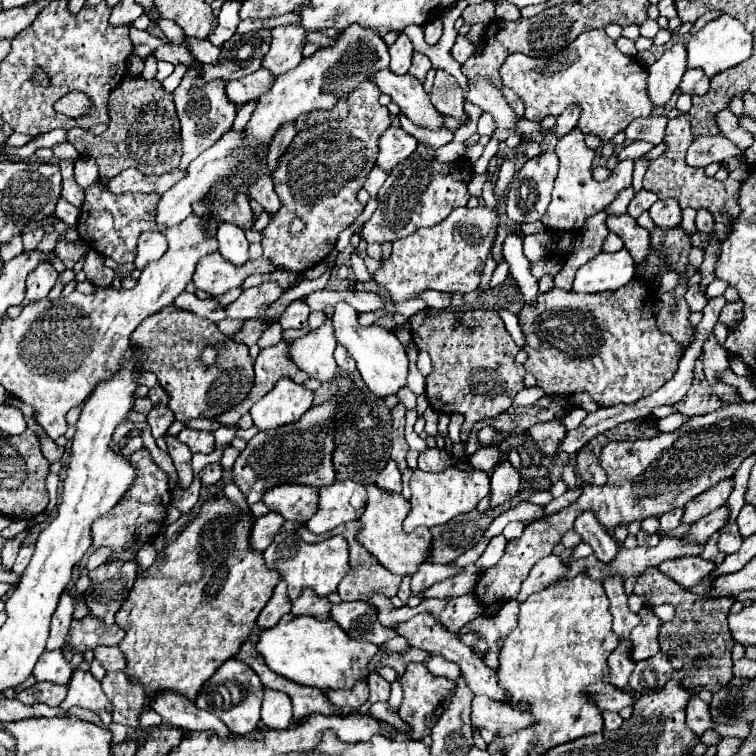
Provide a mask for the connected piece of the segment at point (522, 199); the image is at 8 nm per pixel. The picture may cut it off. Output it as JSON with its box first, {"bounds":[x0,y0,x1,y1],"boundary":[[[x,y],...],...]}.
{"bounds":[507,150,559,224],"boundary":[[[547,150],[525,162],[509,184],[507,216],[513,224],[541,220],[551,202],[557,170],[559,158],[553,150]]]}

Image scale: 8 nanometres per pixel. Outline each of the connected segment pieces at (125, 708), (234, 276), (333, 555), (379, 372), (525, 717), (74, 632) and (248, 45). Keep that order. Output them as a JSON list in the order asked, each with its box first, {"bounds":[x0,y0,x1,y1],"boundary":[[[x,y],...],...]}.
[{"bounds":[101,672,147,730],"boundary":[[[107,672],[101,684],[103,692],[107,692],[107,698],[115,706],[113,720],[119,724],[127,724],[135,730],[141,728],[139,714],[145,710],[147,704],[143,688],[139,688],[139,684],[131,684],[125,672]]]},{"bounds":[193,252,275,296],"boundary":[[[213,252],[199,260],[193,274],[193,282],[199,290],[207,292],[209,296],[219,296],[231,288],[241,286],[241,282],[251,274],[269,274],[275,270],[275,264],[263,260],[263,256],[247,262],[245,266],[233,266],[219,252]]]},{"bounds":[263,530,349,598],"boundary":[[[283,530],[275,536],[273,544],[263,552],[265,564],[281,574],[281,578],[289,584],[289,598],[299,598],[303,588],[313,588],[317,596],[329,596],[337,592],[337,584],[349,572],[349,552],[347,540],[343,536],[327,538],[319,544],[307,544],[295,530]]]},{"bounds":[333,302,409,396],"boundary":[[[339,302],[335,306],[335,316],[333,316],[333,328],[335,328],[335,336],[337,342],[343,344],[347,348],[347,352],[355,358],[357,362],[357,370],[361,372],[367,388],[379,396],[391,396],[397,394],[401,388],[407,386],[407,374],[409,374],[409,360],[405,354],[403,344],[397,340],[395,334],[387,332],[383,326],[359,326],[357,322],[357,310],[353,310],[349,304]]]},{"bounds":[471,696,535,744],"boundary":[[[475,696],[471,722],[479,728],[481,738],[491,744],[495,736],[507,736],[519,728],[529,728],[535,720],[531,720],[531,714],[525,710],[505,706],[487,696]]]},{"bounds":[65,616,123,652],"boundary":[[[85,616],[83,620],[73,620],[67,636],[65,648],[73,648],[79,652],[93,650],[97,646],[117,646],[123,640],[123,628],[117,624],[103,624],[103,620],[95,620],[95,616]]]},{"bounds":[201,30,271,80],"boundary":[[[255,30],[247,34],[235,34],[221,48],[219,64],[201,66],[201,76],[205,80],[237,80],[261,68],[263,56],[267,54],[271,30]]]}]

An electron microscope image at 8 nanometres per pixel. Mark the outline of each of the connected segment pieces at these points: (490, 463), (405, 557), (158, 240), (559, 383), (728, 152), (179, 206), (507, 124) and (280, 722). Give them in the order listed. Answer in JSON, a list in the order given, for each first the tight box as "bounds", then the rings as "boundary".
[{"bounds":[467,446,499,472],"boundary":[[[489,446],[489,448],[481,448],[475,454],[471,454],[467,458],[469,468],[471,470],[481,470],[481,472],[491,472],[497,464],[499,464],[499,448],[497,446]]]},{"bounds":[359,484,431,576],"boundary":[[[375,484],[365,486],[369,500],[367,508],[361,516],[363,530],[359,534],[359,542],[393,574],[397,576],[413,576],[423,562],[429,560],[429,550],[431,550],[431,530],[429,528],[417,528],[411,534],[403,532],[403,520],[409,514],[411,506],[401,494],[391,494],[391,492],[381,492]]]},{"bounds":[135,232,167,270],"boundary":[[[143,232],[136,248],[135,268],[143,270],[149,262],[159,260],[167,250],[167,238],[161,232]]]},{"bounds":[519,278,685,406],"boundary":[[[635,278],[631,280],[627,286],[619,288],[617,292],[603,292],[603,294],[577,294],[577,292],[565,292],[565,290],[559,290],[559,288],[553,288],[551,292],[547,294],[539,294],[539,304],[537,306],[529,306],[525,304],[525,308],[521,310],[519,314],[519,324],[521,324],[521,330],[527,338],[527,346],[523,348],[527,354],[529,354],[529,360],[525,364],[527,372],[531,372],[535,378],[537,378],[537,386],[545,390],[547,396],[573,396],[575,392],[589,392],[593,396],[593,400],[599,404],[599,406],[613,406],[613,404],[633,404],[637,402],[639,398],[645,398],[649,394],[653,394],[655,390],[659,390],[667,380],[671,380],[671,376],[677,372],[677,366],[679,366],[679,360],[683,358],[685,354],[685,346],[683,344],[675,344],[675,340],[671,336],[667,336],[665,332],[661,332],[657,326],[655,326],[655,314],[653,314],[653,302],[655,302],[655,290],[645,284],[641,278]]]},{"bounds":[687,136,745,168],"boundary":[[[697,136],[687,150],[687,164],[695,168],[705,168],[711,162],[725,162],[727,158],[745,158],[745,152],[739,150],[725,136]]]},{"bounds":[155,130,243,228],"boundary":[[[231,130],[231,132],[227,132],[227,136],[223,136],[223,140],[219,140],[219,144],[213,144],[207,152],[201,152],[195,162],[191,162],[191,166],[187,168],[187,176],[161,196],[161,202],[157,204],[157,218],[155,218],[157,224],[171,228],[171,226],[183,222],[191,214],[191,204],[195,200],[203,198],[207,194],[207,188],[211,188],[211,184],[215,184],[215,180],[219,180],[219,176],[227,176],[227,172],[231,172],[231,160],[227,160],[227,156],[231,154],[231,148],[235,148],[235,144],[239,144],[239,140],[243,140],[243,130],[241,132]]]},{"bounds":[467,78,521,130],"boundary":[[[475,78],[469,80],[469,92],[467,100],[481,106],[485,112],[489,112],[495,118],[497,128],[503,130],[517,130],[517,124],[521,116],[513,112],[513,108],[503,100],[503,94],[499,88],[493,86],[489,78]]]},{"bounds":[261,688,293,730],"boundary":[[[265,688],[263,702],[261,702],[261,722],[269,728],[283,730],[291,724],[291,718],[293,718],[291,700],[283,692]]]}]

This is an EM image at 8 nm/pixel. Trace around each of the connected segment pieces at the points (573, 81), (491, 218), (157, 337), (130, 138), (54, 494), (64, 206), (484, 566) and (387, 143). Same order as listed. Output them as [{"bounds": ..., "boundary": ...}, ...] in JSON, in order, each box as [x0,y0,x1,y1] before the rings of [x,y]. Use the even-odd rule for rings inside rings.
[{"bounds":[501,30,653,142],"boundary":[[[603,30],[583,32],[573,44],[549,58],[511,54],[501,66],[501,78],[523,98],[527,120],[539,122],[547,116],[559,116],[571,104],[581,104],[577,128],[585,134],[597,134],[603,142],[623,132],[631,120],[653,112],[647,96],[647,70],[635,58],[623,56]]]},{"bounds":[373,208,501,302],"boundary":[[[455,208],[443,222],[429,228],[419,228],[411,236],[393,242],[391,256],[381,262],[381,268],[373,274],[373,278],[387,290],[393,302],[417,298],[425,290],[459,294],[473,292],[479,288],[481,272],[491,254],[499,222],[501,218],[497,208]]]},{"bounds":[131,306,253,422],"boundary":[[[167,306],[159,312],[155,312],[153,316],[145,318],[135,332],[131,334],[131,344],[135,344],[135,348],[143,348],[143,370],[145,372],[153,372],[159,380],[159,384],[163,386],[163,390],[169,396],[167,406],[171,408],[171,412],[175,414],[175,418],[179,422],[191,420],[191,418],[215,418],[219,414],[223,414],[225,410],[237,406],[253,388],[253,360],[249,356],[249,348],[245,348],[243,344],[235,344],[231,340],[227,340],[225,334],[221,334],[215,323],[199,318],[193,312],[187,310],[179,310],[175,306]],[[207,346],[219,346],[219,354],[215,360],[215,364],[211,364],[211,368],[207,368],[200,360],[202,351]]]},{"bounds":[67,76,181,178],"boundary":[[[127,76],[119,86],[115,86],[109,94],[109,102],[107,102],[107,114],[109,114],[109,128],[107,132],[103,132],[101,136],[93,136],[83,128],[73,128],[67,132],[67,142],[71,142],[75,146],[75,150],[85,156],[85,158],[93,158],[99,166],[99,176],[105,178],[113,178],[119,172],[127,170],[127,168],[137,168],[139,172],[151,176],[161,176],[165,172],[171,172],[175,166],[179,166],[181,160],[181,134],[179,134],[179,118],[175,112],[175,104],[173,104],[173,96],[169,92],[163,90],[161,82],[157,80],[143,80],[137,76]]]},{"bounds":[44,474,61,516],"boundary":[[[49,474],[46,478],[46,486],[49,492],[49,503],[44,511],[46,516],[49,516],[58,502],[58,488],[61,484],[61,479],[57,474]]]},{"bounds":[53,198,79,226],"boundary":[[[61,198],[57,202],[57,208],[55,208],[53,216],[59,218],[59,220],[63,220],[67,226],[75,226],[77,224],[77,218],[79,218],[79,208],[75,208],[73,204],[69,204],[67,200]]]},{"bounds":[477,534,507,572],"boundary":[[[499,534],[499,536],[491,538],[491,542],[489,542],[487,550],[485,550],[485,552],[483,552],[483,556],[477,560],[479,570],[481,570],[481,572],[485,572],[485,570],[493,568],[493,566],[497,564],[497,560],[501,558],[501,554],[503,554],[505,546],[507,546],[507,538],[505,538],[503,534]]]},{"bounds":[377,126,417,172],"boundary":[[[389,126],[381,140],[379,140],[379,158],[377,158],[377,164],[391,172],[401,160],[405,160],[407,156],[411,156],[417,148],[417,140],[407,134],[403,128],[399,126]]]}]

